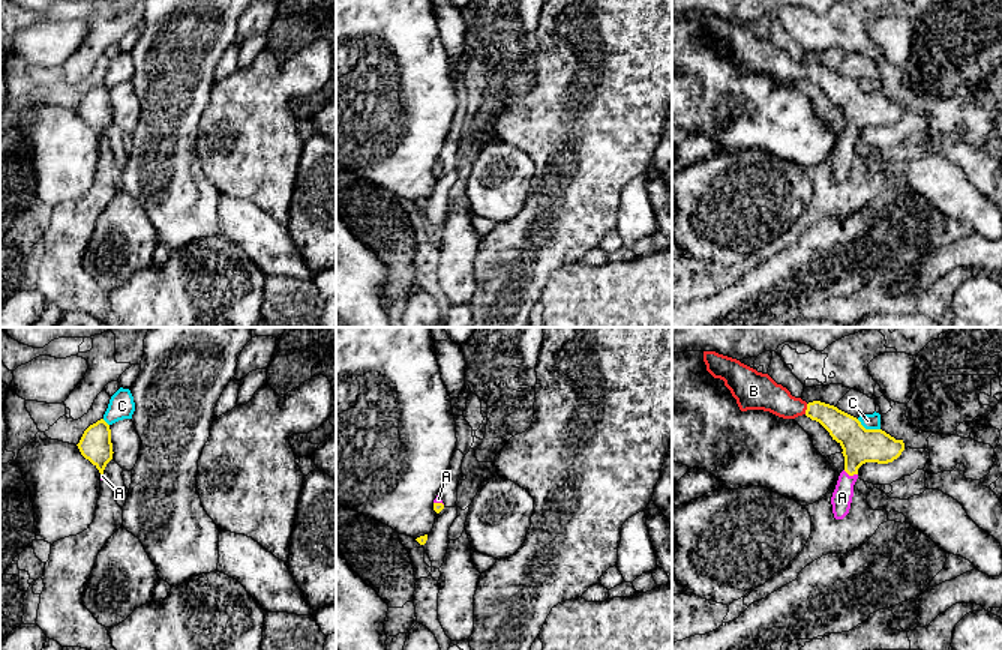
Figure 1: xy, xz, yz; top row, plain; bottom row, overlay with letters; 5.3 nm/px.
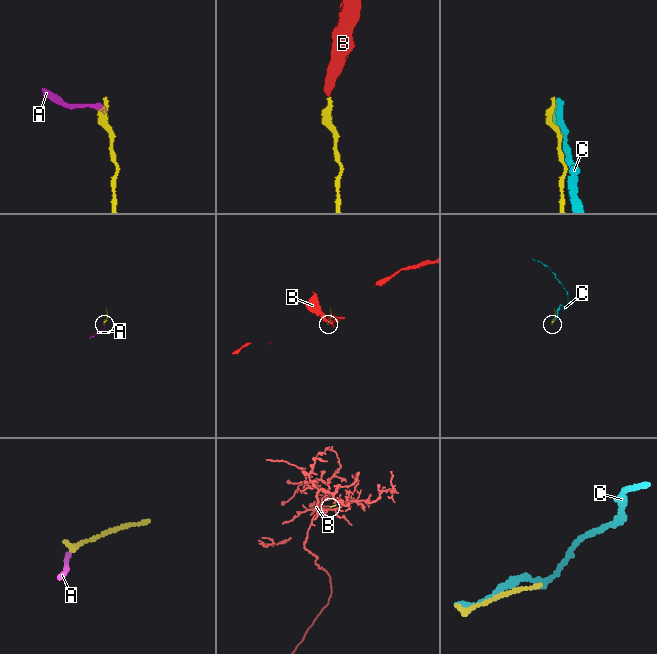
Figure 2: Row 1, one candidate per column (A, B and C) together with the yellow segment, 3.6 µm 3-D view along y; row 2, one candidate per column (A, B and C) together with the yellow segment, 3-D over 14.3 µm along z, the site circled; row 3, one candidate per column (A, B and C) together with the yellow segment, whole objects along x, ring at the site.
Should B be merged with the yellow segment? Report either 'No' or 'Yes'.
Yes

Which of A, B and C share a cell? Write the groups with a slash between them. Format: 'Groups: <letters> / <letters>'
Groups: A B / C

